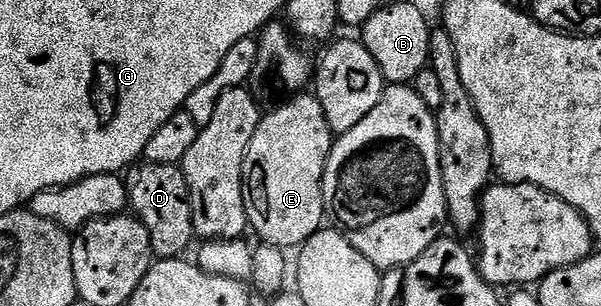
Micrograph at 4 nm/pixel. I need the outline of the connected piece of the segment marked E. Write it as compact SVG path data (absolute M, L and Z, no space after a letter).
M301 92L287 100L281 101L279 105L261 117L258 128L254 132L254 140L250 140L250 148L246 152L246 160L244 161L244 167L242 168L242 184L244 185L244 207L246 208L246 216L248 217L248 225L256 234L260 237L261 243L269 246L278 246L281 248L299 248L308 241L310 236L314 236L326 222L326 215L324 213L324 169L328 163L328 157L332 151L332 144L334 141L334 135L330 124L326 120L324 113L322 112L322 106L318 104L318 100L311 93Z

